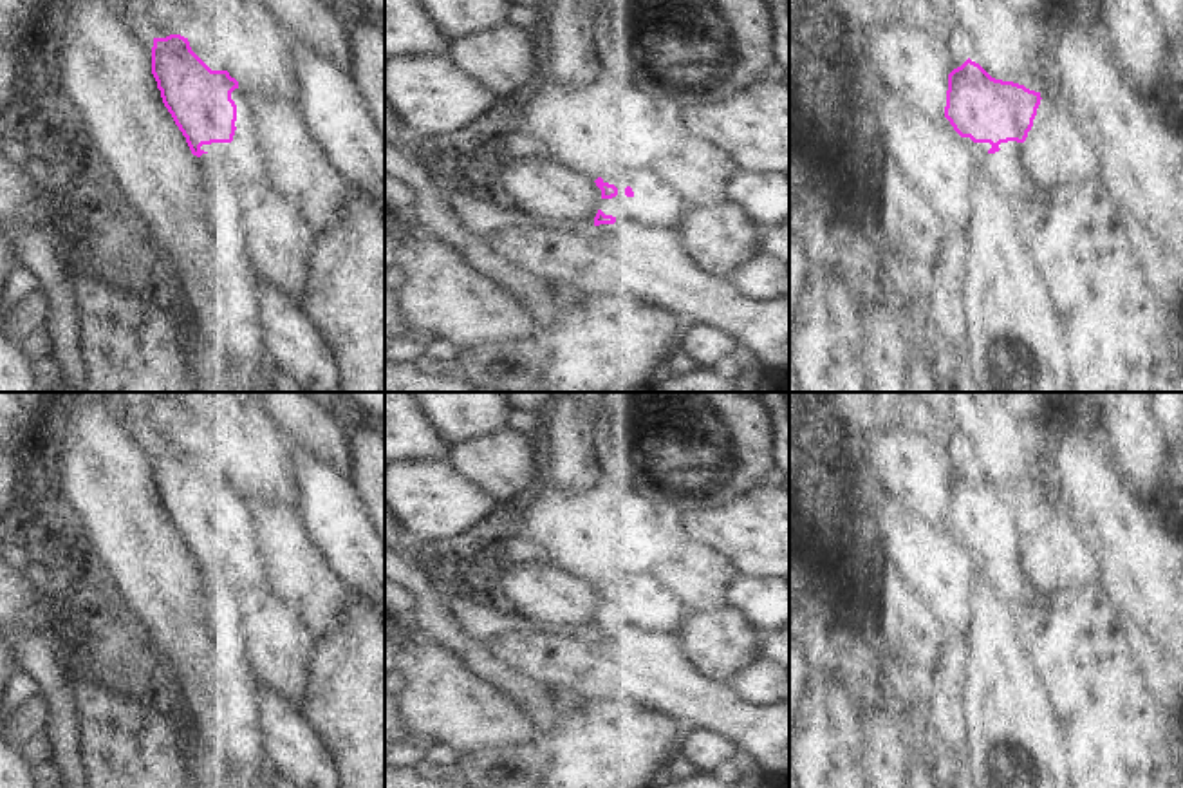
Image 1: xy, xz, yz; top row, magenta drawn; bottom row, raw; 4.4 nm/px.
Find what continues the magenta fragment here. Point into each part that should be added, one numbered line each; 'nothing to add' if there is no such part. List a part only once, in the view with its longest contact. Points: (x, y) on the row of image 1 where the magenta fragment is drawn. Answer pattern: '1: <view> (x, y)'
1: xy (242, 159)

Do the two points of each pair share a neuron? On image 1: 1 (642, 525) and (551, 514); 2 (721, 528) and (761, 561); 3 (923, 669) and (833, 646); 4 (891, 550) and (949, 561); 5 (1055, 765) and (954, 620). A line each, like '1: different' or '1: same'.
1: same
2: same
3: different
4: same
5: different

